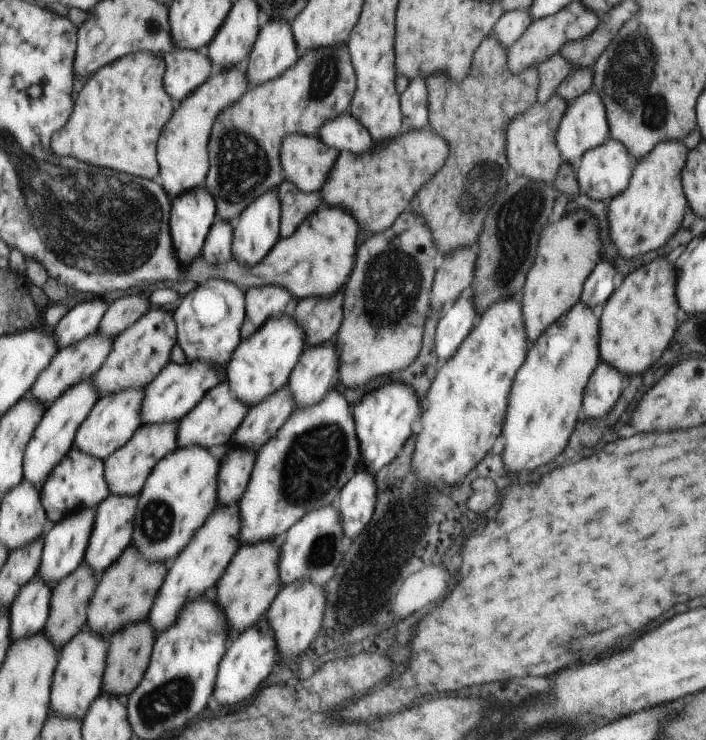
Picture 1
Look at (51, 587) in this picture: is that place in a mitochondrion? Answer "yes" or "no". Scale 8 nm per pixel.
no

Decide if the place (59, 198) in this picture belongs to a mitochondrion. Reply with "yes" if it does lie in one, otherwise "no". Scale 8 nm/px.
yes

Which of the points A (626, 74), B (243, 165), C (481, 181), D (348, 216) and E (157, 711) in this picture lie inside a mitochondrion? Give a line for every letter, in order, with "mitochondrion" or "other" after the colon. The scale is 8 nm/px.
A: mitochondrion
B: mitochondrion
C: mitochondrion
D: other
E: mitochondrion

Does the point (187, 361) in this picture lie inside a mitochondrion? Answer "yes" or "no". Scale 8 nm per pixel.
no

